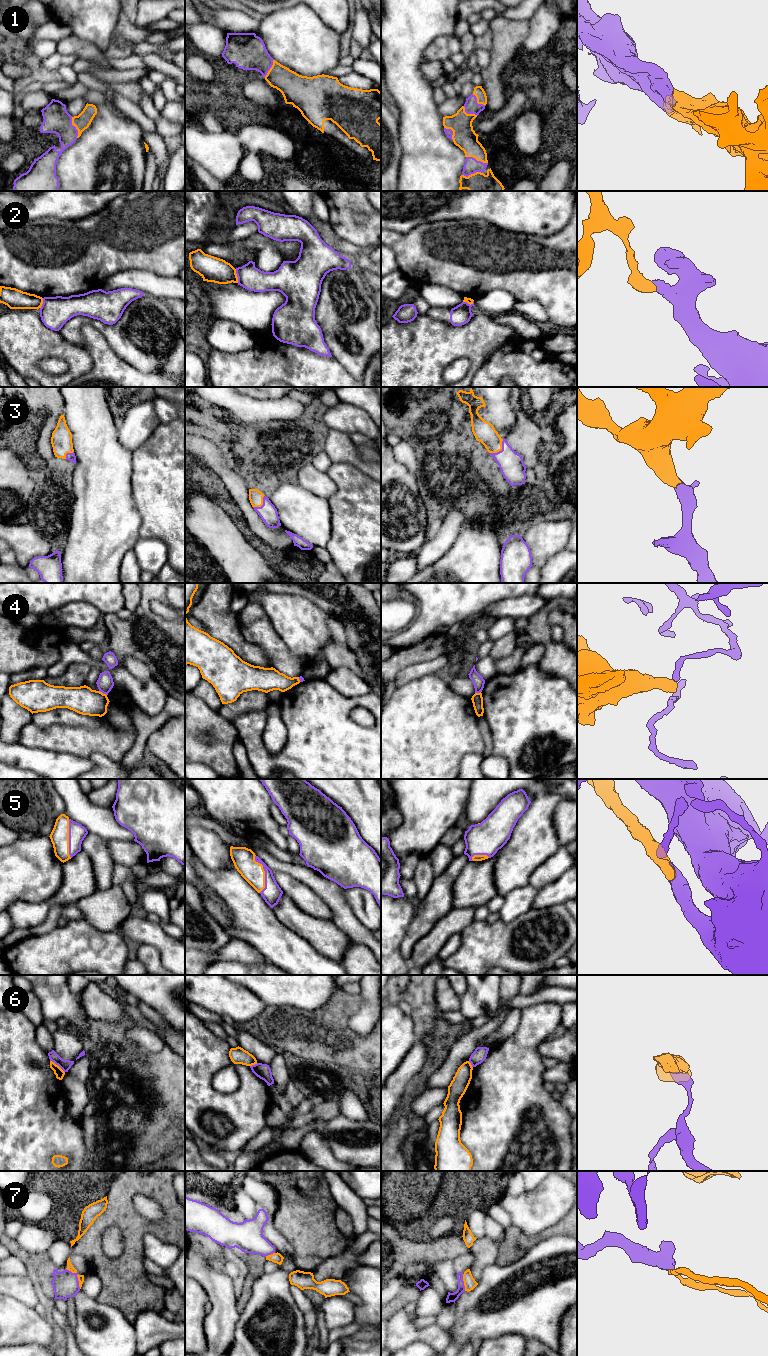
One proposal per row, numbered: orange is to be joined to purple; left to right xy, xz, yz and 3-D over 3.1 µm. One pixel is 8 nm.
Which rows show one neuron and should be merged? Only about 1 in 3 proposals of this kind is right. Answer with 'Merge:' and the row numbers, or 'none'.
Merge: 1, 3, 5

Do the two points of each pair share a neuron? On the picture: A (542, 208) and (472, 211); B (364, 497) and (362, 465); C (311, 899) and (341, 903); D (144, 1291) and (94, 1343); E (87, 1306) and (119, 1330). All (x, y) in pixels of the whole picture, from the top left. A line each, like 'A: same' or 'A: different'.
A: same
B: different
C: different
D: different
E: same

